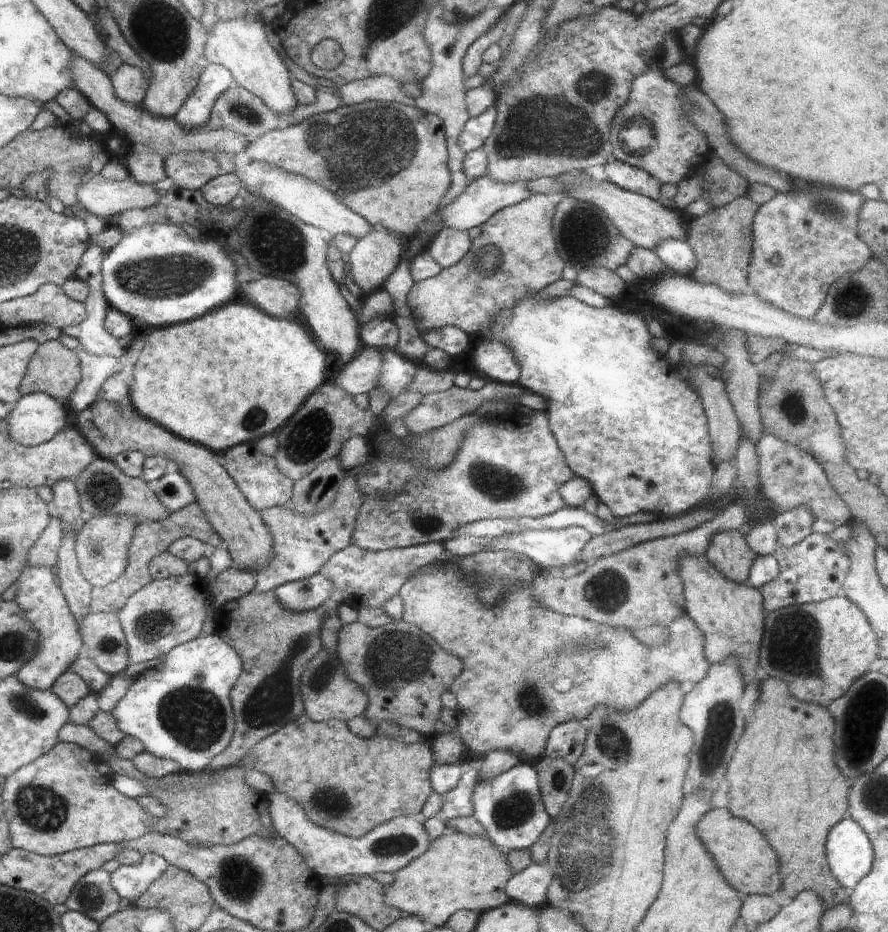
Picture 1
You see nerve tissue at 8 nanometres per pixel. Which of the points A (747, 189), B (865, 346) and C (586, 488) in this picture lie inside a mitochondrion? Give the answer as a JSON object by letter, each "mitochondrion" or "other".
{"A":"other","B":"other","C":"other"}

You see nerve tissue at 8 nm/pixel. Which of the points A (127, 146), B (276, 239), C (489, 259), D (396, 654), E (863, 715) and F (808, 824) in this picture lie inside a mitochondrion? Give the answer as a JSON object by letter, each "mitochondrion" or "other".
{"A":"other","B":"mitochondrion","C":"mitochondrion","D":"mitochondrion","E":"mitochondrion","F":"other"}

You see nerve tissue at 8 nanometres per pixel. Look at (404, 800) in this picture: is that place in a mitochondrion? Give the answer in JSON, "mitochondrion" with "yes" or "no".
{"mitochondrion":"no"}

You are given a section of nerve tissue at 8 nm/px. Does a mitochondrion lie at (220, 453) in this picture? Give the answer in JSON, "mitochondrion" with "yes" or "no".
{"mitochondrion":"no"}

